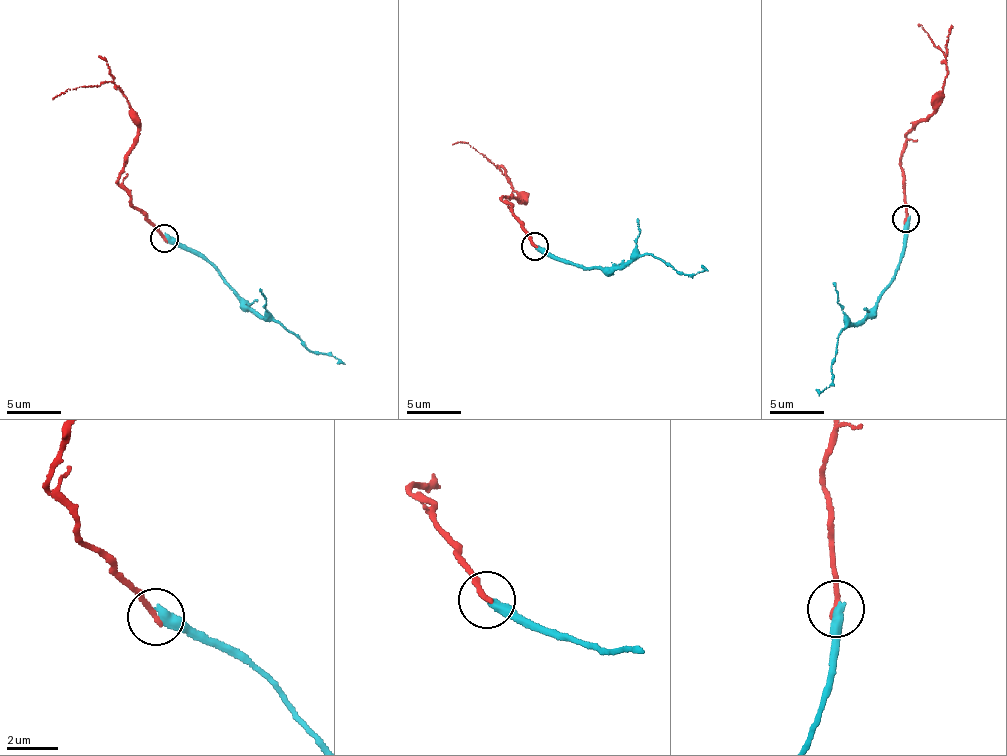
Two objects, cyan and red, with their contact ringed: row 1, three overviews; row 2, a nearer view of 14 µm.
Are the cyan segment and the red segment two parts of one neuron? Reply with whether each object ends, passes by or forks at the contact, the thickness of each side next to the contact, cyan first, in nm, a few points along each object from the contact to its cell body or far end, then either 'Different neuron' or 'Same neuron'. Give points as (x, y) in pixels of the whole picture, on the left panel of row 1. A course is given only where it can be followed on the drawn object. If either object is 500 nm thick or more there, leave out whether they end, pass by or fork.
At the ring cyan ends. At the ring red ends. Thickness 440 nm (cyan) against 200 nm. Course of cyan: (165, 239), (203, 255), (257, 312), (286, 326), (316, 352), (337, 358), (338, 364). Course of red: (165, 239), (117, 182), (137, 126), (122, 91), (107, 82), (53, 98). Different neuron

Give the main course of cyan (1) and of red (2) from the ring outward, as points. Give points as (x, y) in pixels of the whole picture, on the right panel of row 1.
1: (905, 220), (895, 278), (863, 321), (843, 329), (838, 337), (833, 376), (826, 390), (815, 390)
2: (905, 220), (905, 185), (900, 155), (912, 124), (935, 108), (935, 99), (946, 70), (940, 51), (920, 26)

